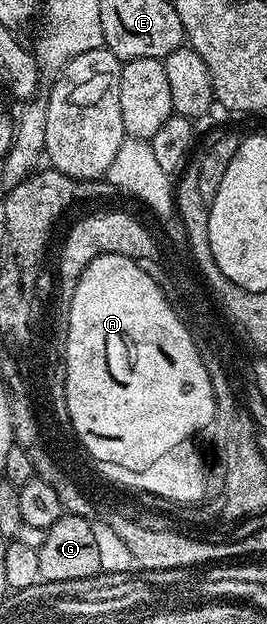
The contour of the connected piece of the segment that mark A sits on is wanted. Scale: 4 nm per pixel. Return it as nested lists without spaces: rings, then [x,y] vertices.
[[[120,254],[97,256],[97,260],[93,260],[93,264],[89,264],[85,272],[81,272],[81,280],[77,280],[77,288],[73,292],[72,306],[69,308],[68,316],[67,404],[76,436],[95,461],[116,463],[120,467],[135,470],[143,470],[155,460],[165,457],[170,450],[184,445],[198,430],[203,430],[210,422],[216,421],[215,400],[209,372],[206,371],[195,341],[153,276],[147,275],[136,259],[126,258]]]

